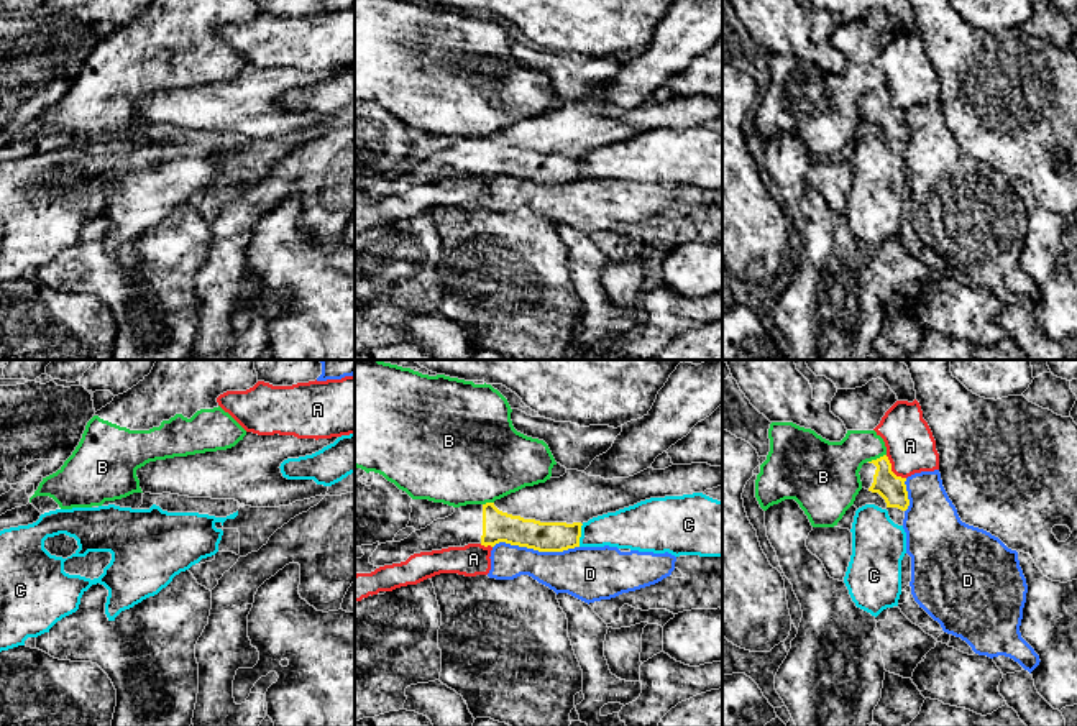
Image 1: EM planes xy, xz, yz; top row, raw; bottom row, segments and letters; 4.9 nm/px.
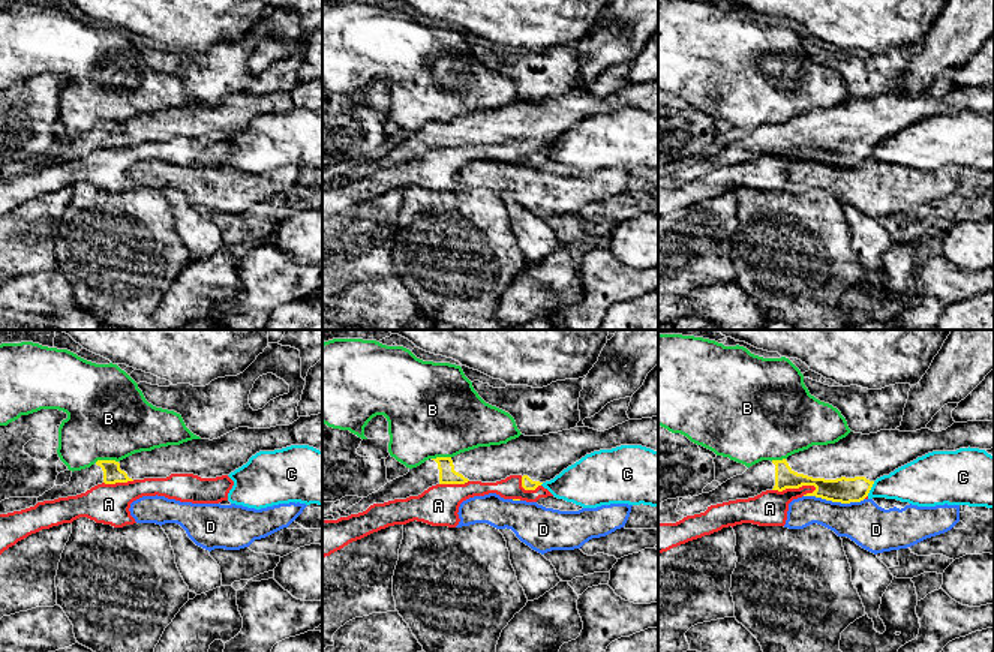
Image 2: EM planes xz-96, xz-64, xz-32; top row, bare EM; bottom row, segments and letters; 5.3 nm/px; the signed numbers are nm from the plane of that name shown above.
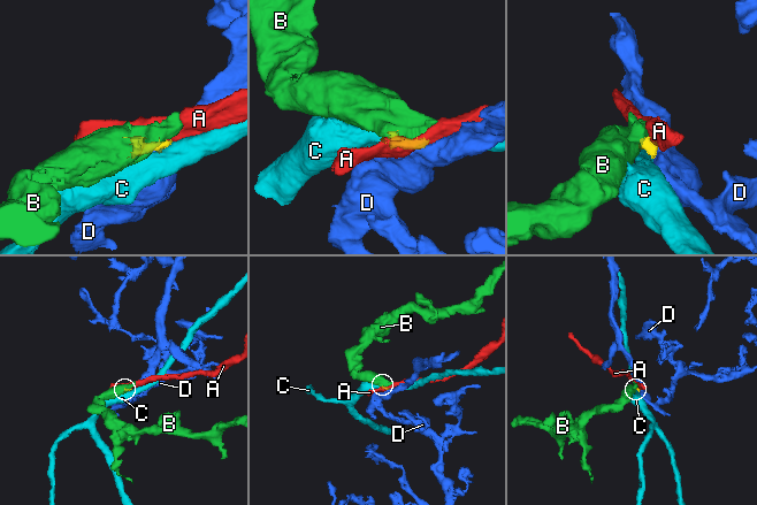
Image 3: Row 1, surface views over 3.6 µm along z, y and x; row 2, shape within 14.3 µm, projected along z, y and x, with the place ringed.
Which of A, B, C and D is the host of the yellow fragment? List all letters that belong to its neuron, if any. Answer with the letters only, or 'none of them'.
none of them

